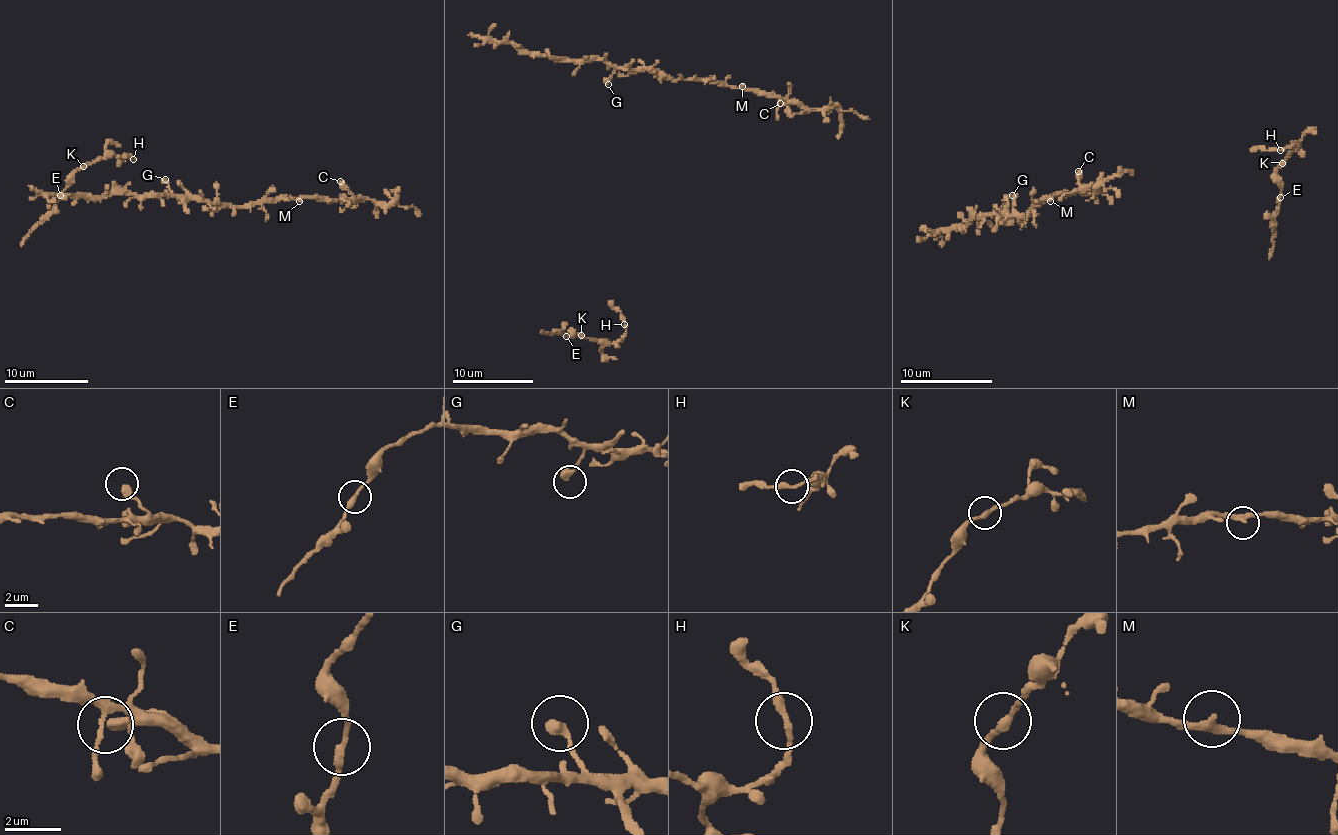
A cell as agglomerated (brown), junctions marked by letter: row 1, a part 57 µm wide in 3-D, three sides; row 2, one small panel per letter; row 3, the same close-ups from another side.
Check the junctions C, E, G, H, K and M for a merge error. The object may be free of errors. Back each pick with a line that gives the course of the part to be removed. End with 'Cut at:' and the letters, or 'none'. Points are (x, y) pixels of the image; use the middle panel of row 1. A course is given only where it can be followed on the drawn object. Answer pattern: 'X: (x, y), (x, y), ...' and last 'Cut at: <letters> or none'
Cut at: none

